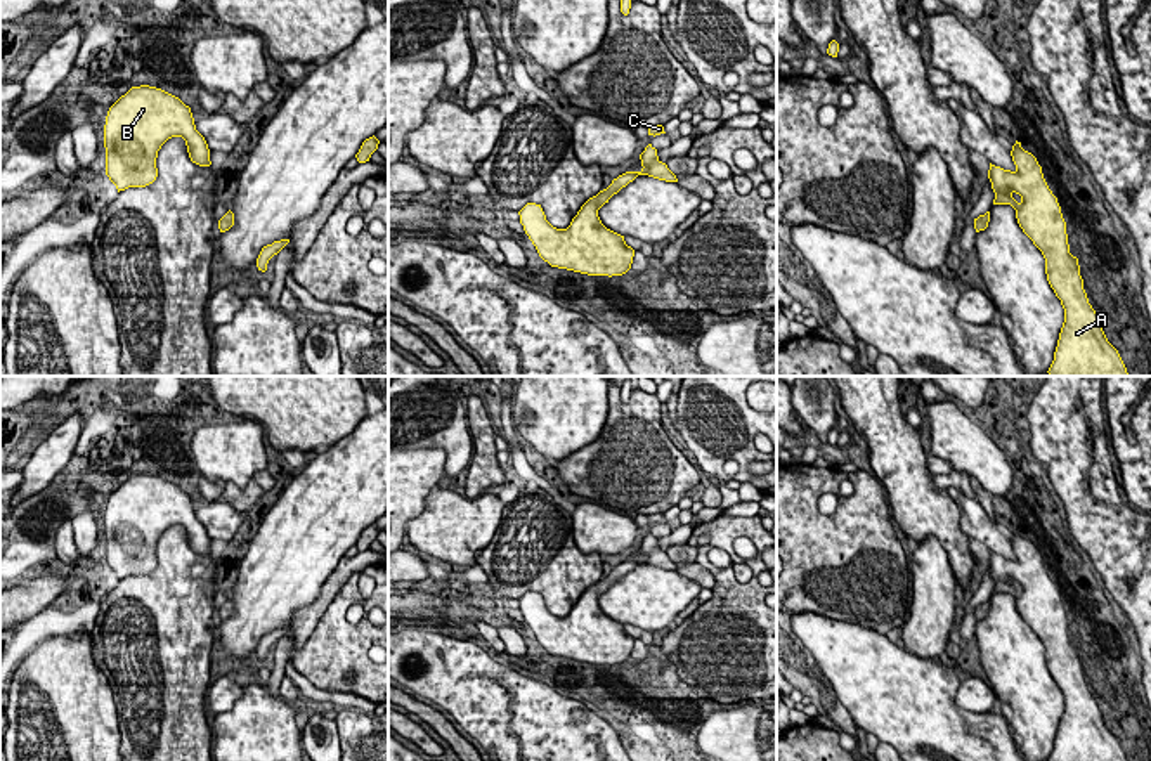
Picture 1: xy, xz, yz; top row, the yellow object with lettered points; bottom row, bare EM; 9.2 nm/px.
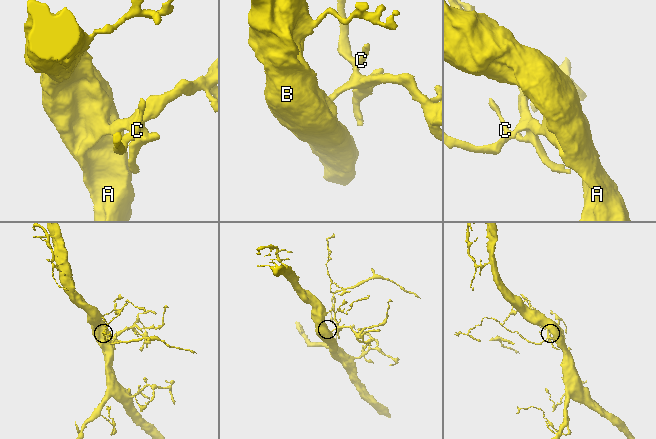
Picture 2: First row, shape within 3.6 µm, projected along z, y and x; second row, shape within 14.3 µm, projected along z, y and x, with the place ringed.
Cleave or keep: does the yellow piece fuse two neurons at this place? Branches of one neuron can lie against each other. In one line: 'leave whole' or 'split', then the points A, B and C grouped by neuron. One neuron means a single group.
split | A B / C

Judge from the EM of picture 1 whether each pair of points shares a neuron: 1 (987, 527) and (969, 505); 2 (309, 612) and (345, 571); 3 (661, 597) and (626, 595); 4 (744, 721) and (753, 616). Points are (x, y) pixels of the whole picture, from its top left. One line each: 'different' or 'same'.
1: same
2: same
3: same
4: different

